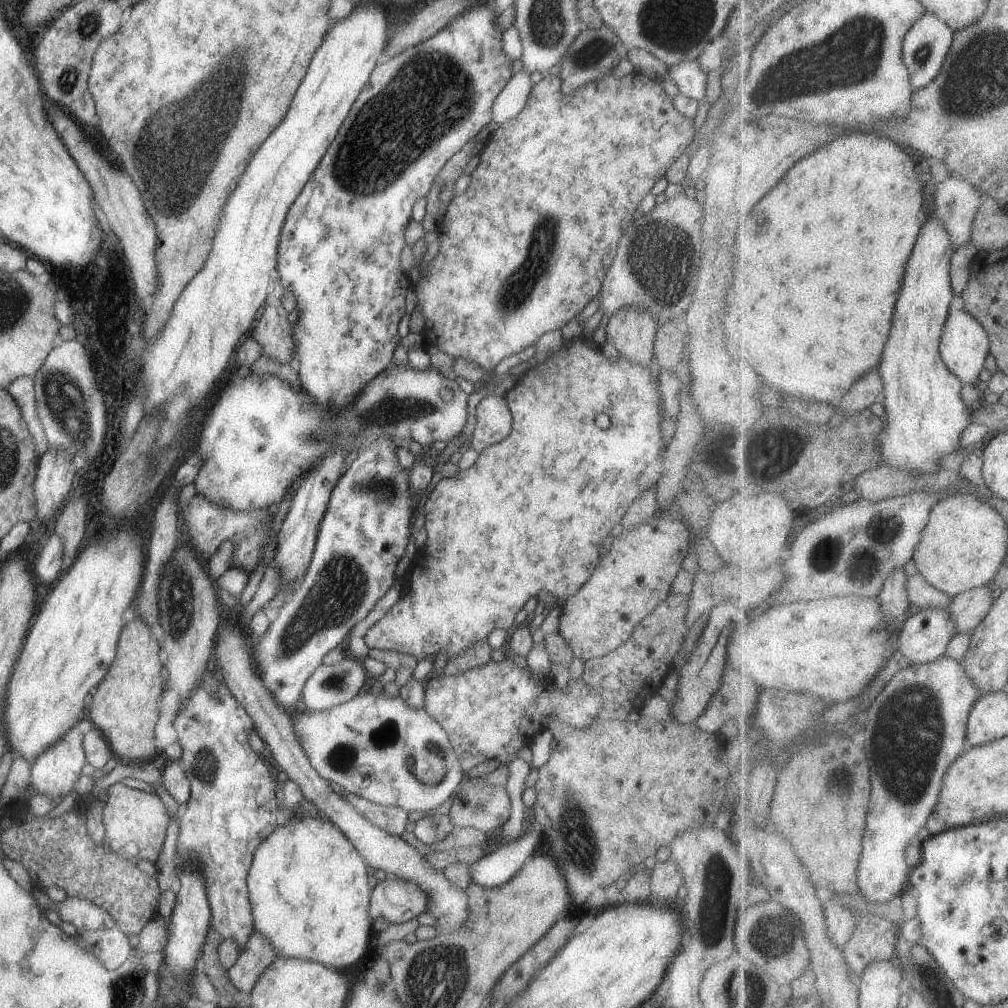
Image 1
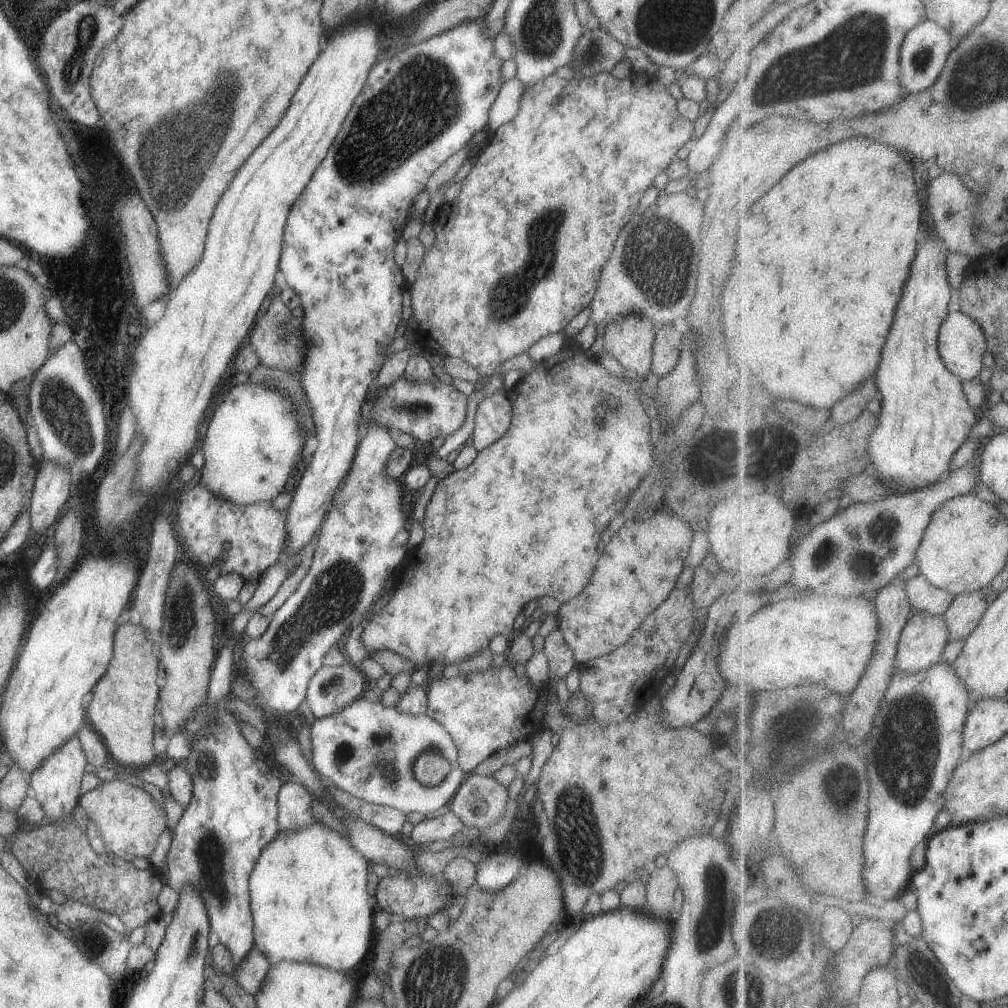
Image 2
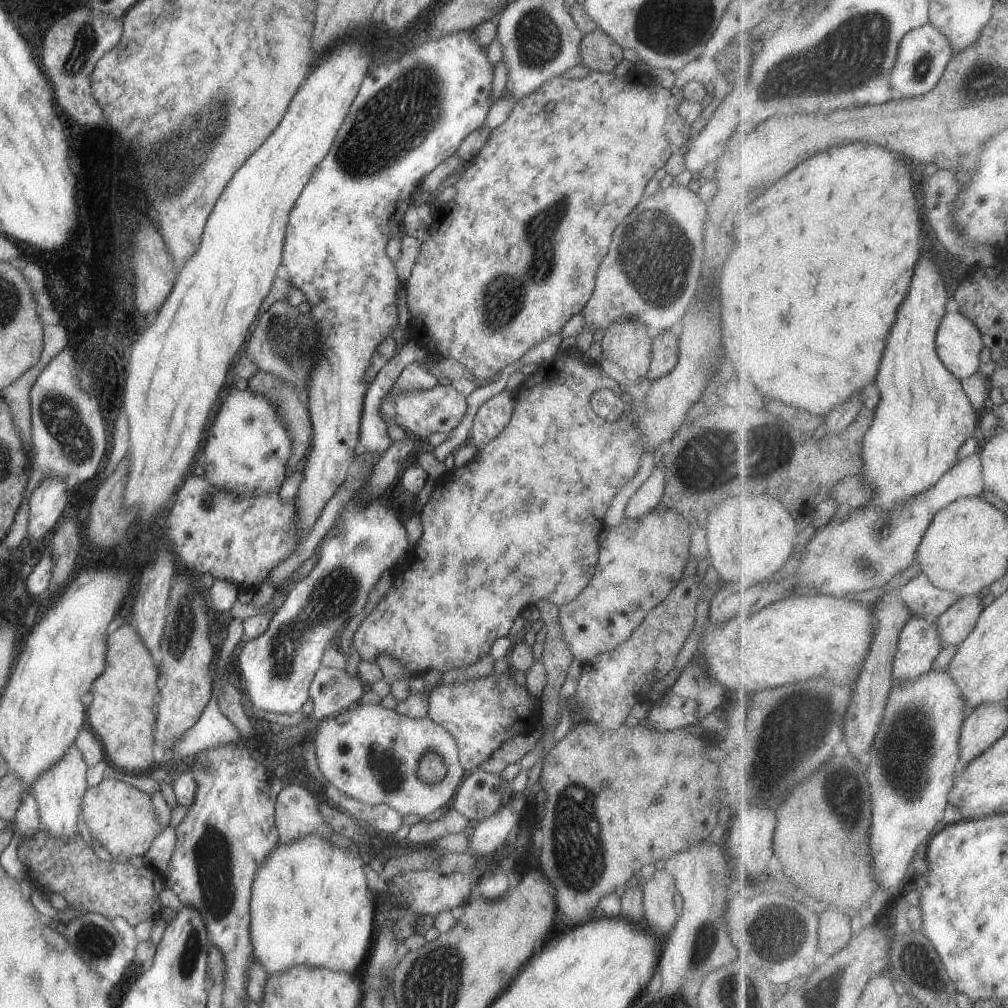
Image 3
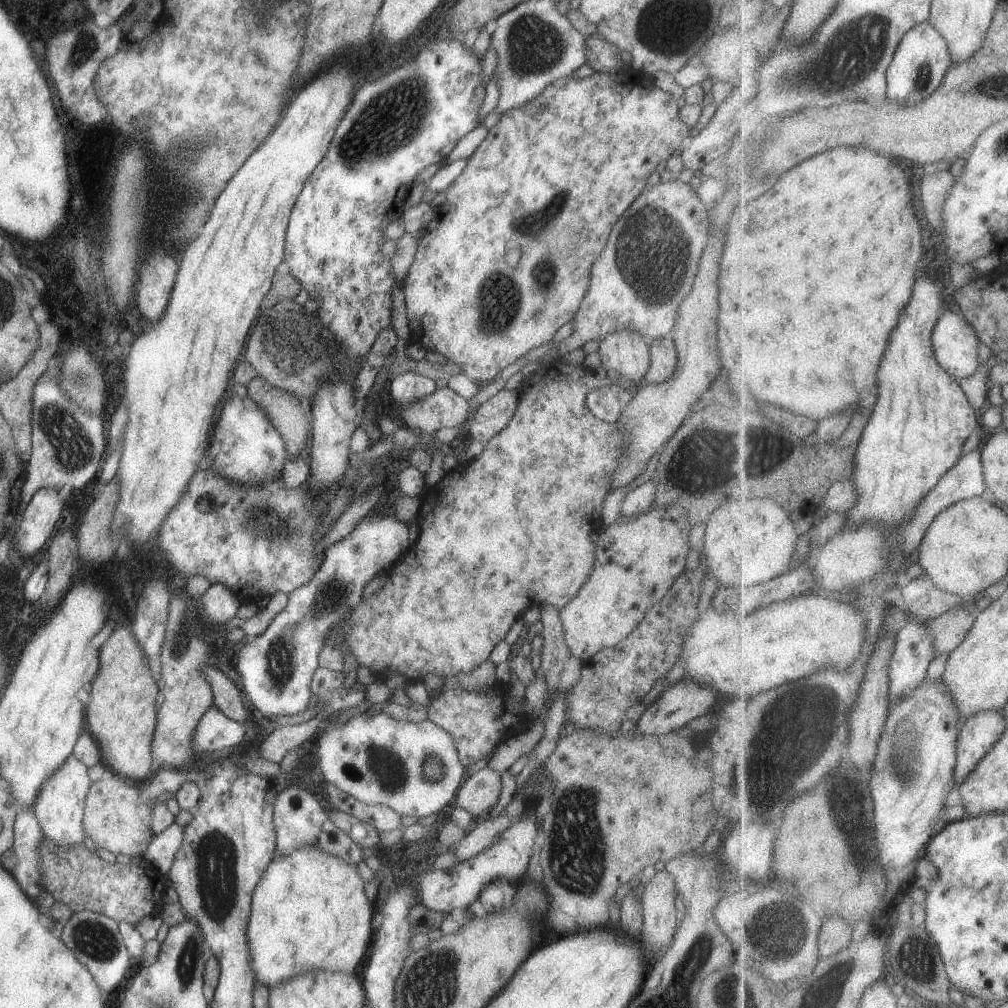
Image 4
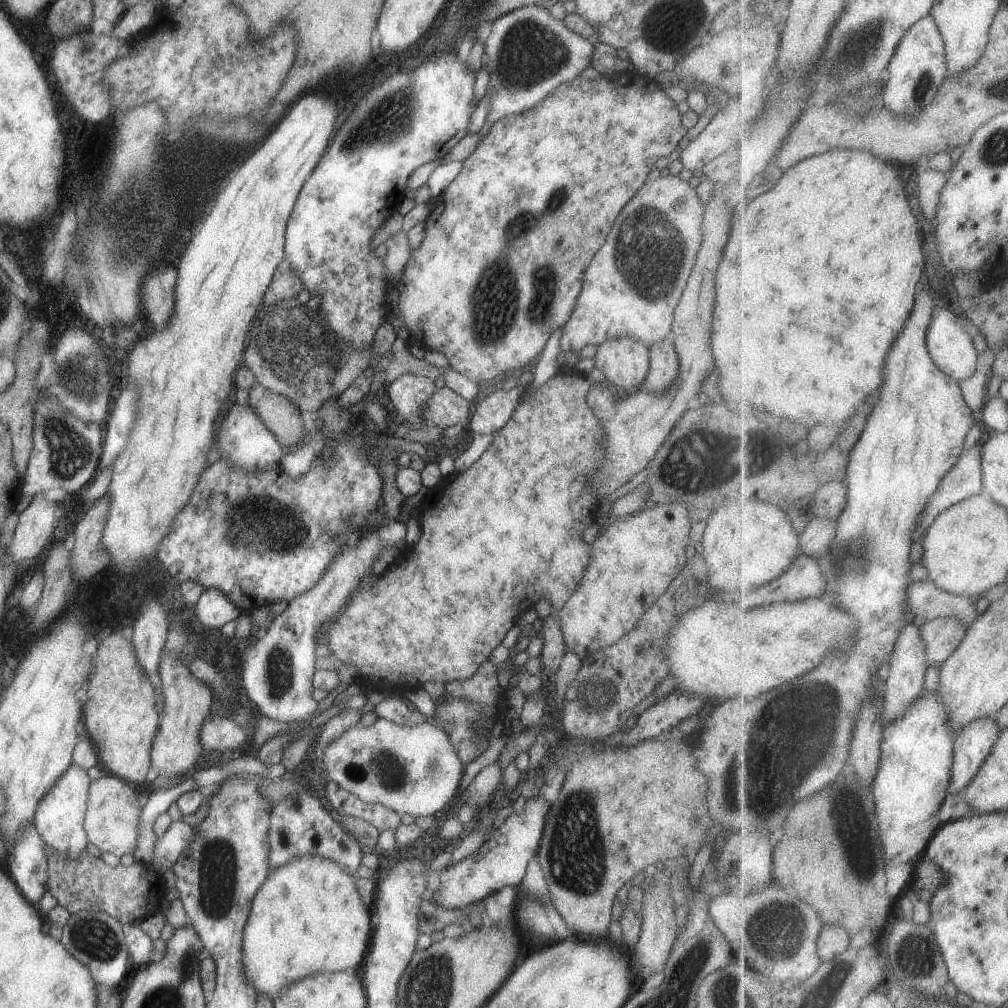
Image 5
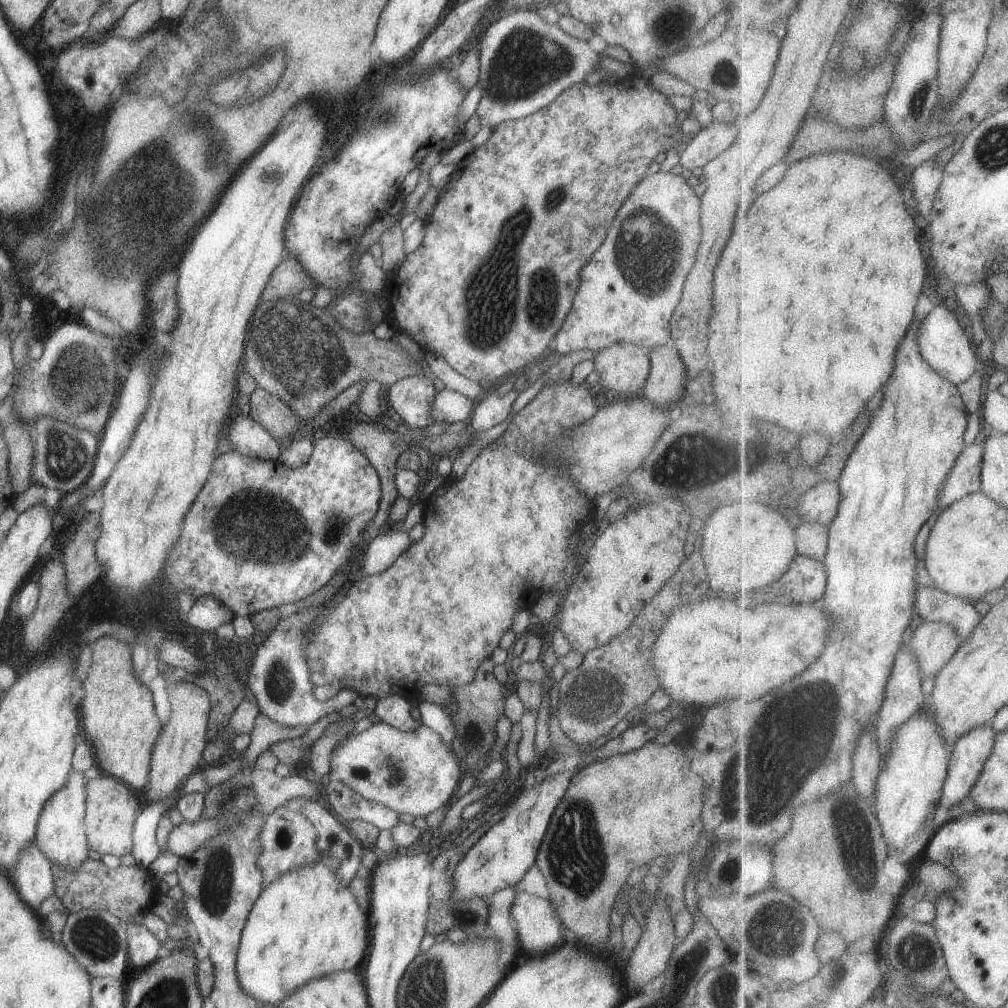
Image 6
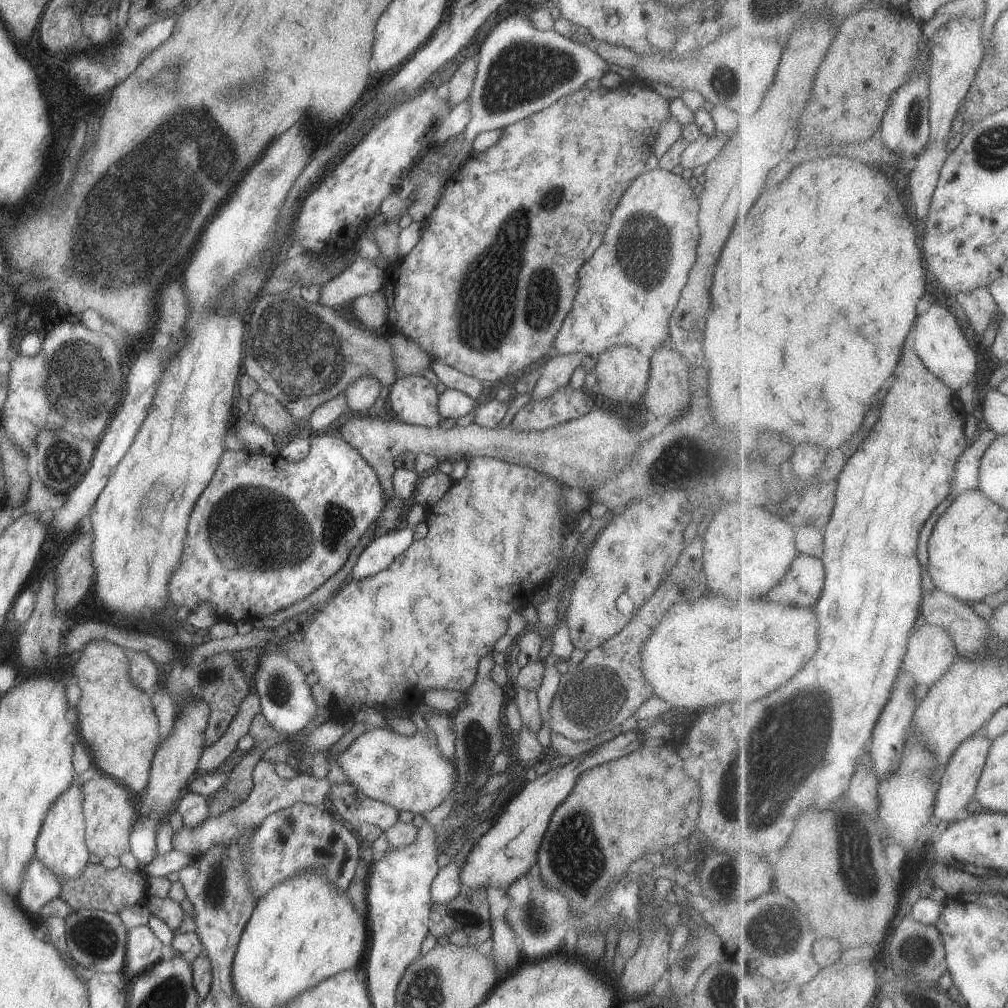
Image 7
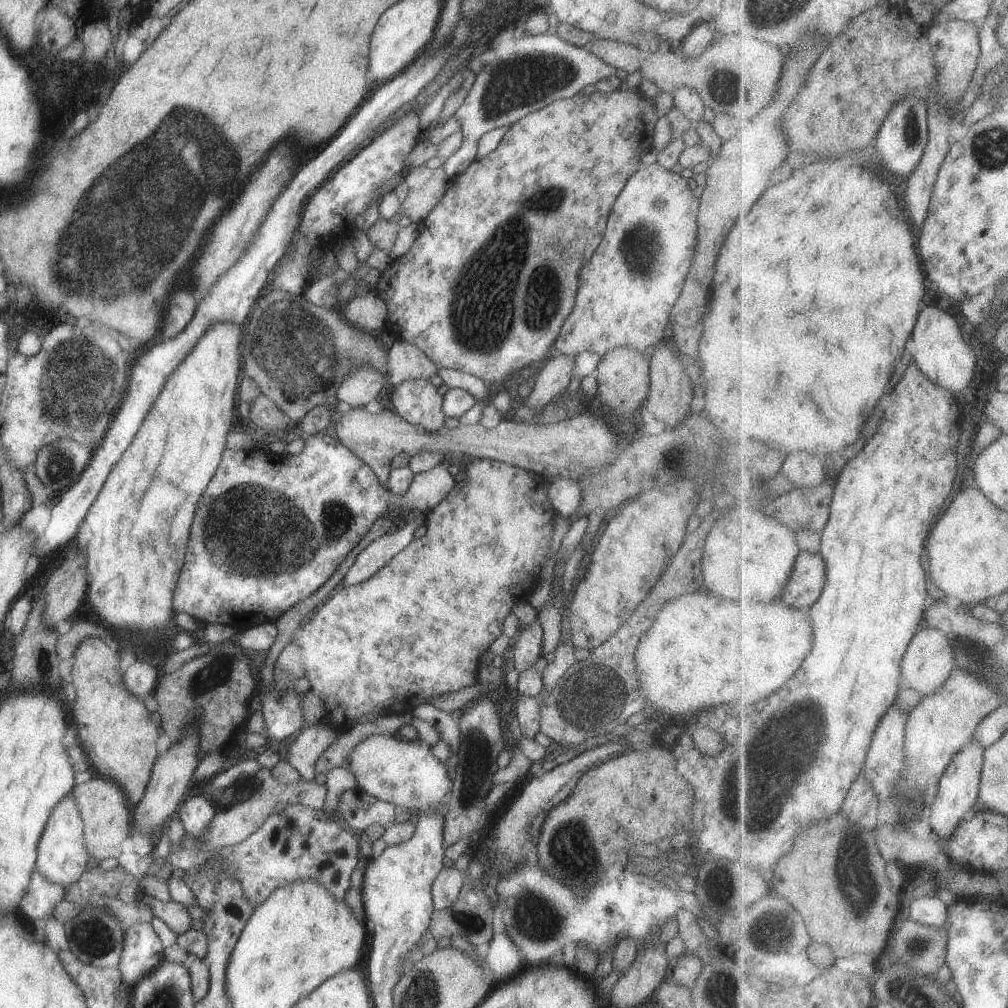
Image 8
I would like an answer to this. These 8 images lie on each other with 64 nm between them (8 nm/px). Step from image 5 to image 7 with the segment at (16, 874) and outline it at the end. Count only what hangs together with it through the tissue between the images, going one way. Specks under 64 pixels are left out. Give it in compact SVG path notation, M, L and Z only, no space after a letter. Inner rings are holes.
M36 856L26 865L16 901L28 913L38 917L40 908L58 898L61 886L59 880Z

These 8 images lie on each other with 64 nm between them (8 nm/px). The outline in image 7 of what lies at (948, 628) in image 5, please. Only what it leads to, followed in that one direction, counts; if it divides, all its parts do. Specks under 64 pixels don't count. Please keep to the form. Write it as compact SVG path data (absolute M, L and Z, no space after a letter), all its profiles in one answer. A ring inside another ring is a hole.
M923 622L918 625L910 637L904 666L905 670L914 675L918 685L930 685L932 688L942 677L945 677L959 655L959 646L949 630L943 626Z

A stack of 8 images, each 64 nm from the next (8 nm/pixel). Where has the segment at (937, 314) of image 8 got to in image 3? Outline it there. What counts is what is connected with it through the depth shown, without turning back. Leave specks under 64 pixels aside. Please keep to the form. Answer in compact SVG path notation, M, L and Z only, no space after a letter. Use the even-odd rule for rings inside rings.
M960 309L950 311L938 335L939 353L946 366L962 380L980 373L980 354L984 352L983 332Z

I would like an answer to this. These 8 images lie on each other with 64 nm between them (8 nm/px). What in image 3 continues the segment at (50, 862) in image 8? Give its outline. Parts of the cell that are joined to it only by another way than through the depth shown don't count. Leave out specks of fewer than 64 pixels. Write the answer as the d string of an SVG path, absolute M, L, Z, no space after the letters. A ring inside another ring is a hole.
M73 744L60 760L49 766L41 777L34 781L29 790L29 794L32 794L38 803L39 817L44 829L55 837L68 839L79 834L78 815L81 812L82 797L87 791L86 770L88 767L84 757Z

